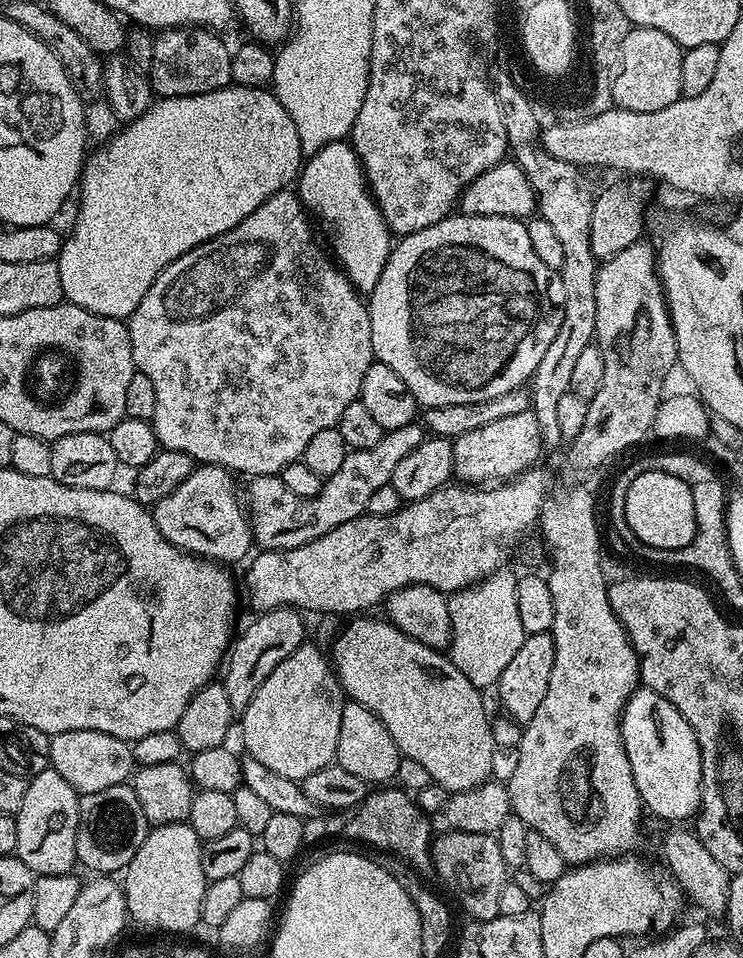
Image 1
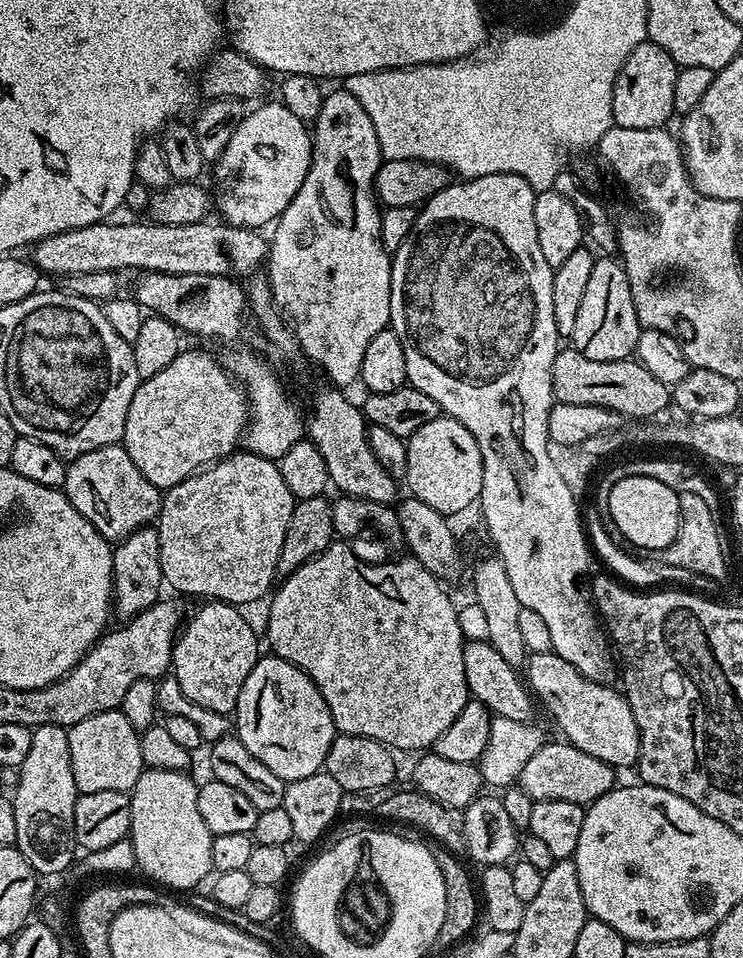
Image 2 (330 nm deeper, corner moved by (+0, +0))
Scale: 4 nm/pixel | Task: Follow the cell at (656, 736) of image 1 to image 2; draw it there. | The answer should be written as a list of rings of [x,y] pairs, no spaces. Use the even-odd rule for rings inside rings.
[[[556,652],[531,653],[526,660],[528,668],[527,683],[534,693],[535,699],[540,700],[548,707],[550,715],[556,719],[558,727],[564,731],[563,739],[569,744],[573,744],[578,750],[598,758],[602,762],[611,764],[613,769],[628,768],[637,763],[640,759],[640,731],[634,722],[634,714],[630,710],[627,699],[619,691],[615,692],[615,687],[599,684],[590,678],[586,678],[566,658],[562,658]]]

